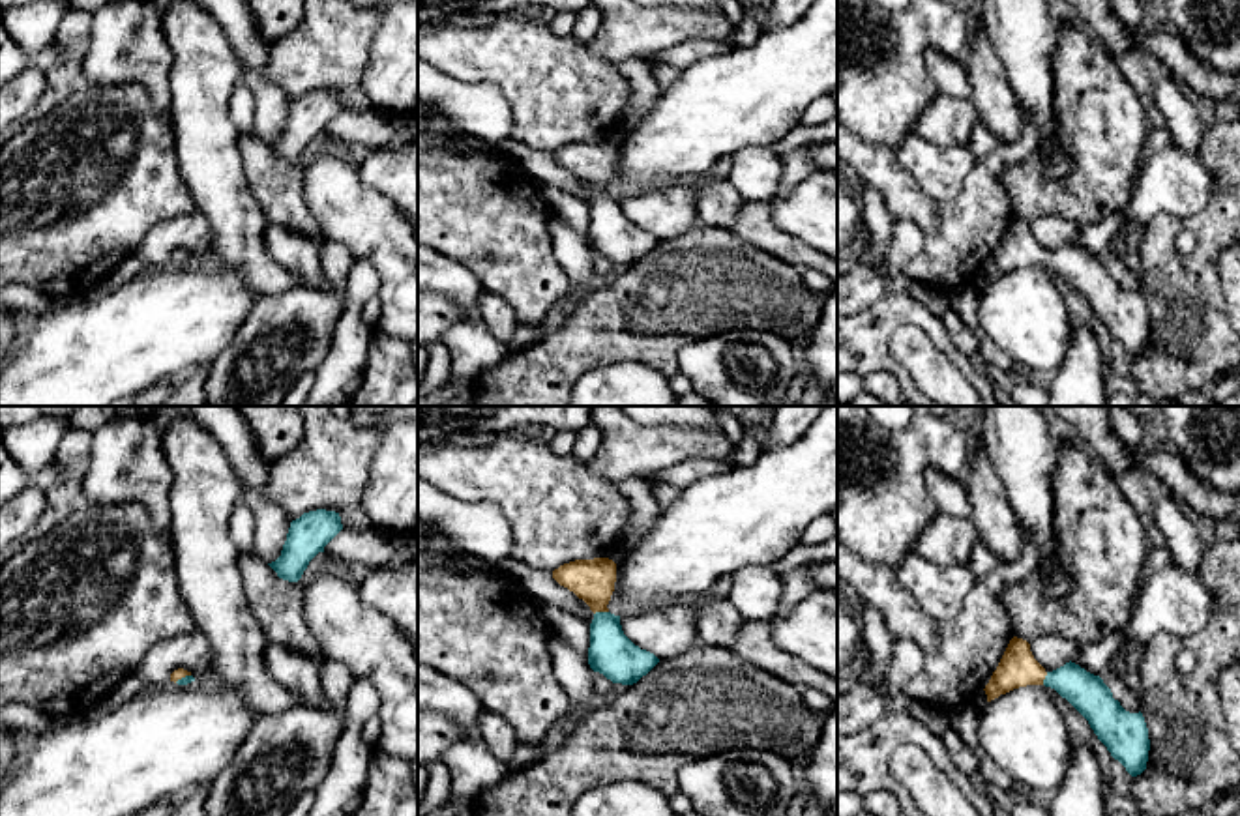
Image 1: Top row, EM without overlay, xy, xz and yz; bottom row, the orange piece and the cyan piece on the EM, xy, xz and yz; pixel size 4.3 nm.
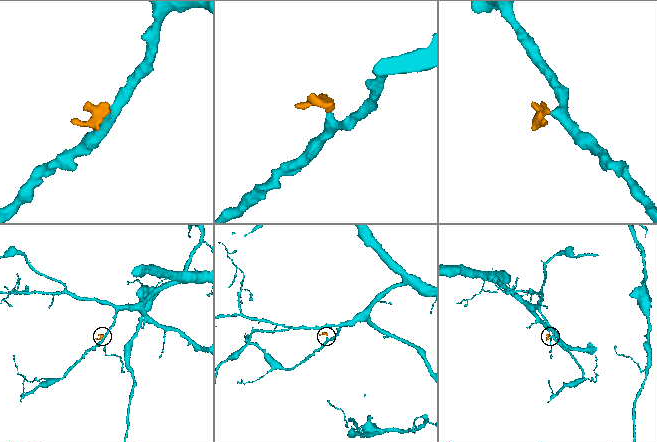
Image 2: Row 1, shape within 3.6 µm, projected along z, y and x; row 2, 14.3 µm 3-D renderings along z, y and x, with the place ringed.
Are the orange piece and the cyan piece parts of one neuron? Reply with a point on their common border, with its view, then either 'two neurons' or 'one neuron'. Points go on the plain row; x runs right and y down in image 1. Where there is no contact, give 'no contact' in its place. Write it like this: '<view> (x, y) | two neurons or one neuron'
xz (600, 191) | one neuron

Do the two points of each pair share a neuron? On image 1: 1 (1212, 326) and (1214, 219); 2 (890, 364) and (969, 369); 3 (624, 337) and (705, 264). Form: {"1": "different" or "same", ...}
{"1": "same", "2": "same", "3": "same"}

